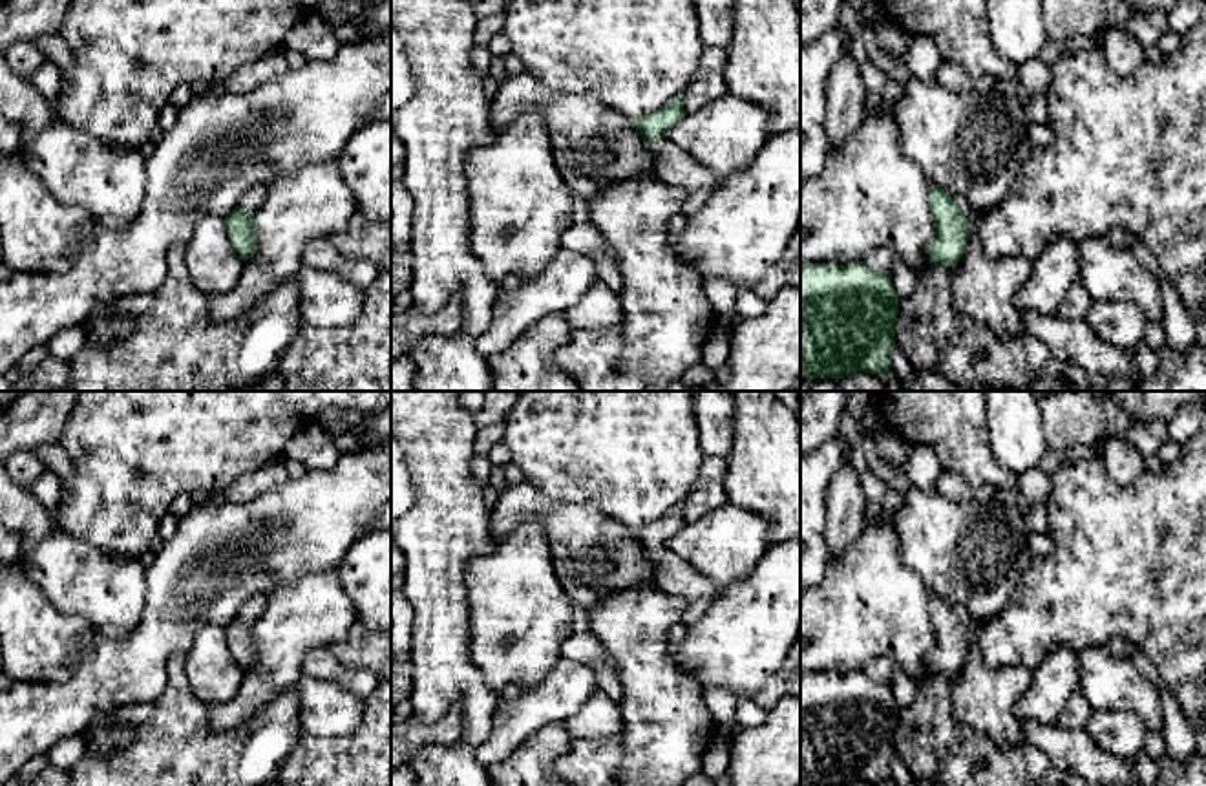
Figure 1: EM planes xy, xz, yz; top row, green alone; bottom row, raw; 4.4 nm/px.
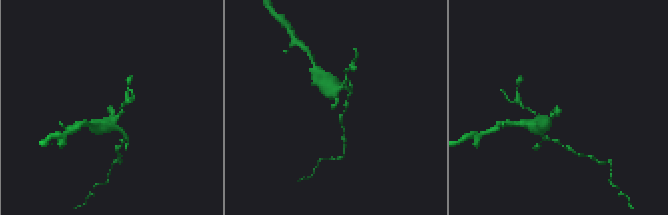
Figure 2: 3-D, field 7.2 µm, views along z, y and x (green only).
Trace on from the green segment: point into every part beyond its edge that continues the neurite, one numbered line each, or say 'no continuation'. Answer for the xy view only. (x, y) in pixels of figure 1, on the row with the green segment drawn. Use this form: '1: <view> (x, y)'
1: xy (254, 198)

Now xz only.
1: xz (673, 165)

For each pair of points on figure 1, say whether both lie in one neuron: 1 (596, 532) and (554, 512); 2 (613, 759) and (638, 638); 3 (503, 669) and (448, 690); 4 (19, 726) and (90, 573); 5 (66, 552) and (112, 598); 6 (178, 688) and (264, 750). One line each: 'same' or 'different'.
1: same
2: same
3: different
4: different
5: same
6: same

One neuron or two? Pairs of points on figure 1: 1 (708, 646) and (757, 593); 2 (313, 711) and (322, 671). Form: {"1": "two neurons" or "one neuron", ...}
{"1": "one neuron", "2": "two neurons"}

